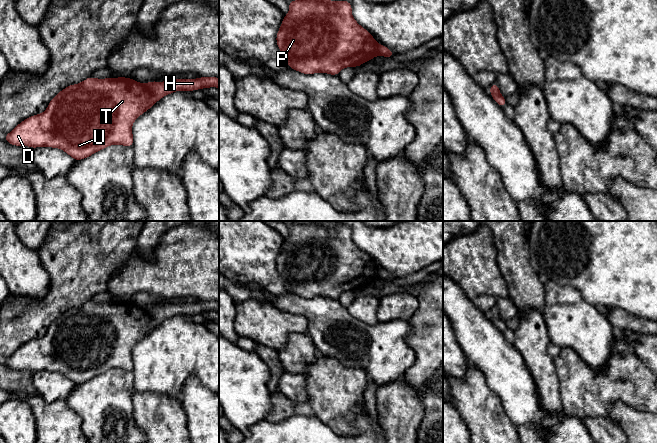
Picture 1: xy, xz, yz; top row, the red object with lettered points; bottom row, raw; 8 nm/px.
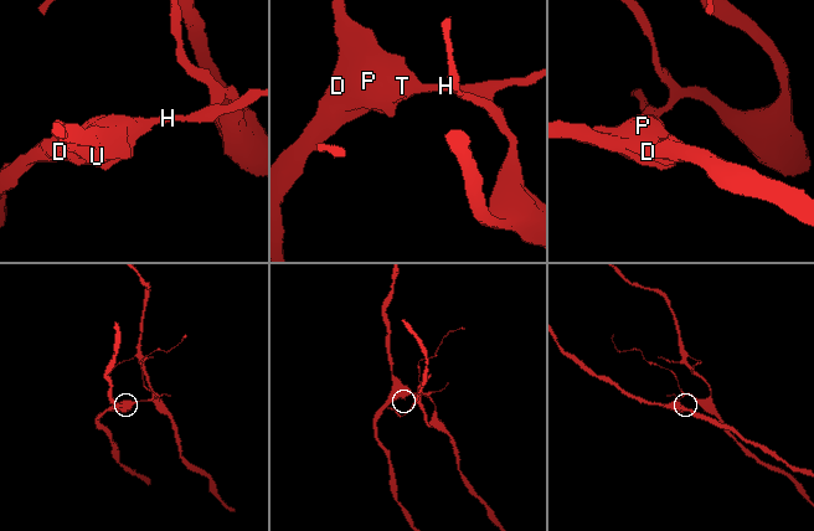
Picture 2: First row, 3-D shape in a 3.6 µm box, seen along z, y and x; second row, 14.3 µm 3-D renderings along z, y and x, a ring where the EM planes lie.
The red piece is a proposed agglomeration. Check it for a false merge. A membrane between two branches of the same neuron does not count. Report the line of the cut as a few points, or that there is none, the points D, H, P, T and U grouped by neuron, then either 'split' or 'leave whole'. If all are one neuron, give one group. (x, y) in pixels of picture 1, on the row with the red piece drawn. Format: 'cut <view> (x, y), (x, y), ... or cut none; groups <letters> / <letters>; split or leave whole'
cut xy (144, 84), (160, 98); groups D P T U / H; split

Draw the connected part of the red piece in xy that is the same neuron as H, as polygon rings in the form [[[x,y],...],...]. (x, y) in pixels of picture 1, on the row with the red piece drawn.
[[[198,77],[196,79],[172,79],[164,82],[150,81],[145,84],[150,91],[156,94],[160,99],[176,91],[199,90],[203,88],[219,88],[218,77]]]

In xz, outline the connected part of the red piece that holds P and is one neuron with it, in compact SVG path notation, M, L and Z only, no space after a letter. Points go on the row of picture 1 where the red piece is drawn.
M291 0L290 12L284 15L276 34L276 43L290 69L311 75L327 73L338 76L342 68L357 67L381 55L380 44L352 16L352 3L346 0Z

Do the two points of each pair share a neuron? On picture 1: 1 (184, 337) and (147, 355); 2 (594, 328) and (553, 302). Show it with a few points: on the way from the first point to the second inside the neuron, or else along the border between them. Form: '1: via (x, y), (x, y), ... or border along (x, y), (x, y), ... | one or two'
1: via (175, 346), (166, 346), (156, 355) | one
2: via (584, 328), (576, 324), (563, 311) | one

